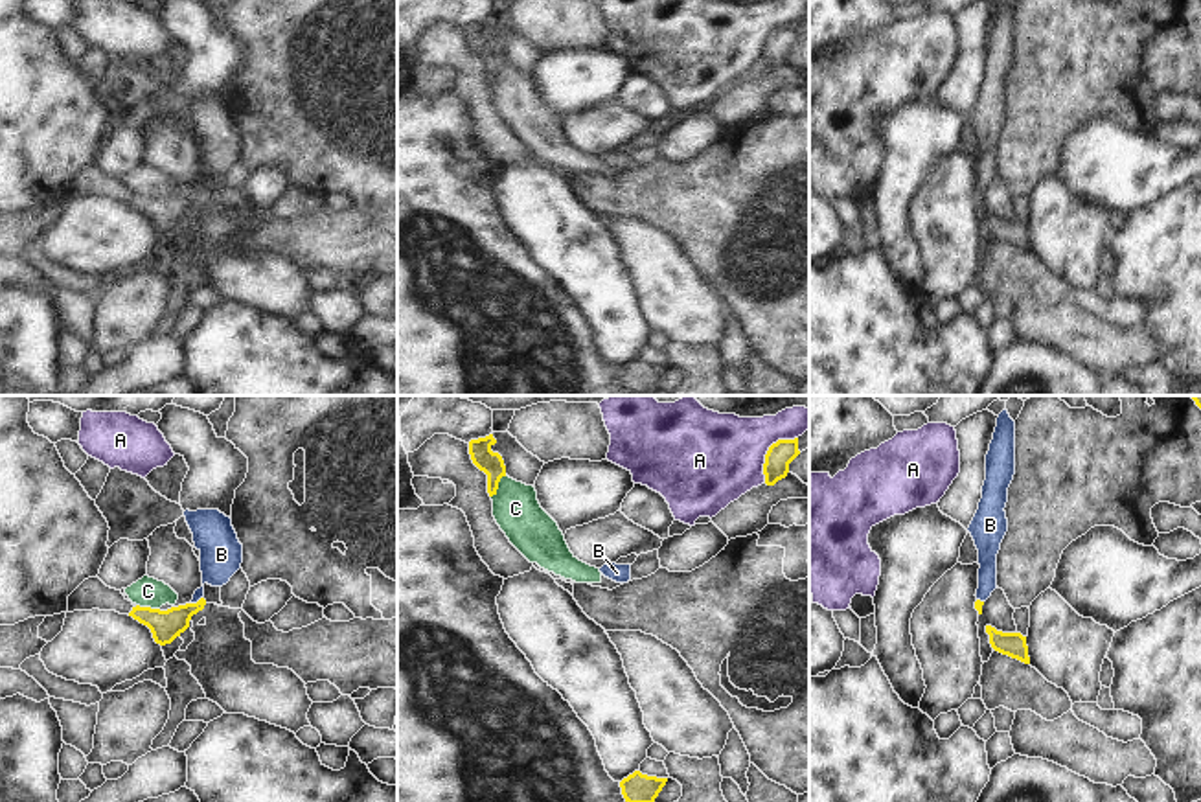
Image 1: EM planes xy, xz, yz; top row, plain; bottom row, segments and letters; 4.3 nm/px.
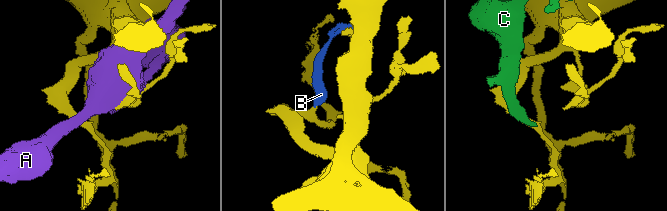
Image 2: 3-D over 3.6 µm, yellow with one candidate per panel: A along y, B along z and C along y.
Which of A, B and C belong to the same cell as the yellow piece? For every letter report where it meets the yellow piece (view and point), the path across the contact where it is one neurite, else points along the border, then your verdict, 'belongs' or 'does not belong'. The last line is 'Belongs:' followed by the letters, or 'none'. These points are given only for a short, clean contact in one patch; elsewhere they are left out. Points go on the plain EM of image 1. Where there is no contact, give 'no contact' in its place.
A: meets yellow in xz at (767, 39); does not belong
B: meets yellow in xy at (197, 190); runs through xy (166, 214), (197, 190), (221, 142); belongs
C: meets yellow in xz at (497, 74); does not belong
Belongs: B

